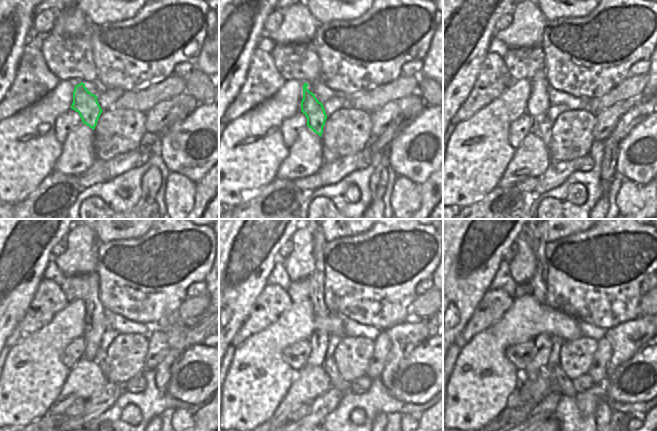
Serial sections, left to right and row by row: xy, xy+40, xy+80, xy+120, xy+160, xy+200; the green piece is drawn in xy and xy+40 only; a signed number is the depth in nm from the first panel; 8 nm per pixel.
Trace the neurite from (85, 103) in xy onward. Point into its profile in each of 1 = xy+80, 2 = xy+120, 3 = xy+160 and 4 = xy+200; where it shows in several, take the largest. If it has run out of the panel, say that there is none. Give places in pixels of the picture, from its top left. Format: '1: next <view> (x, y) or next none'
1: next xy+80 (542, 125)
2: next xy+120 (101, 354)
3: next xy+160 (337, 381)
4: next xy+200 (557, 376)

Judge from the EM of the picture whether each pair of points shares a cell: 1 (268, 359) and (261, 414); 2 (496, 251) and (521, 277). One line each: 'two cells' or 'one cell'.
1: one cell
2: two cells

